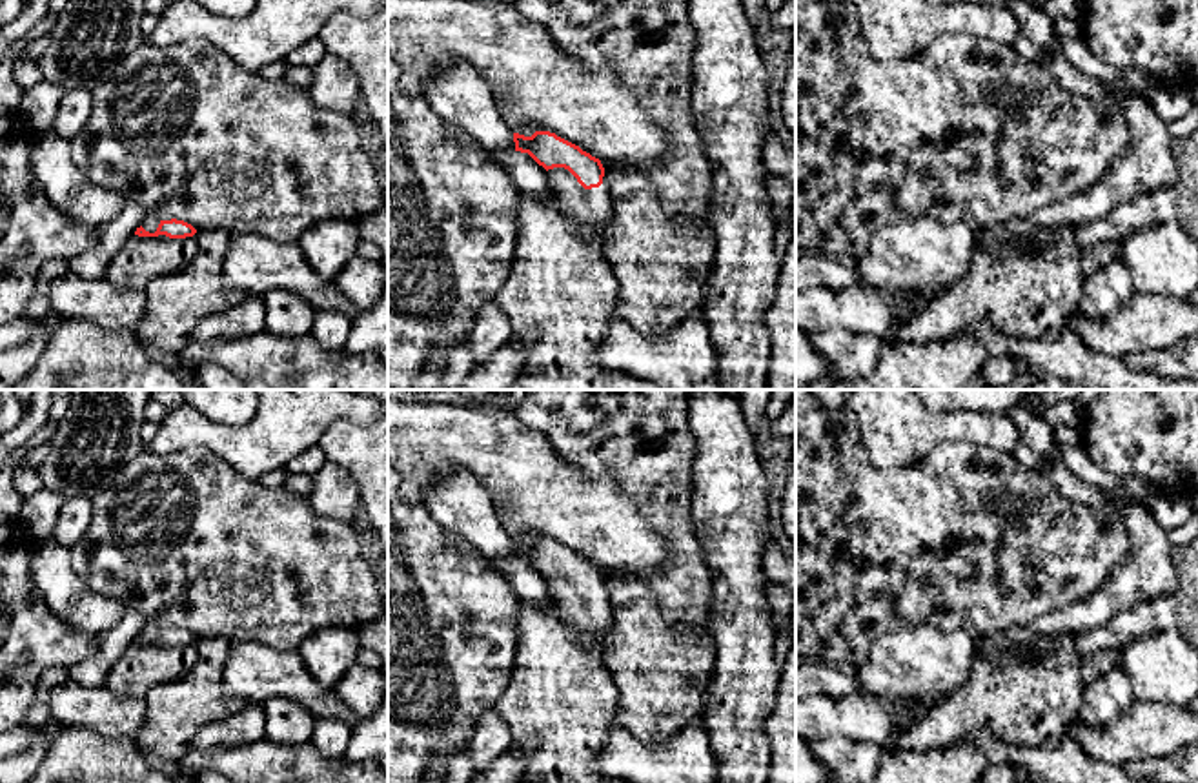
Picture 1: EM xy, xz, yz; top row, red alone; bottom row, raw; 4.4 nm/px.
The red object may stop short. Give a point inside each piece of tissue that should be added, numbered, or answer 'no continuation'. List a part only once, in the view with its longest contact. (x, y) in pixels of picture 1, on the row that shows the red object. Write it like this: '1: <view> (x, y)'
1: xz (592, 206)

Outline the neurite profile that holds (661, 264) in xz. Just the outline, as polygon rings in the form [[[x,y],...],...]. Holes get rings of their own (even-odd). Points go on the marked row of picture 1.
[[[614,160],[606,169],[612,217],[603,253],[617,280],[617,317],[645,335],[663,335],[690,317],[703,315],[703,300],[716,262],[716,233],[708,222],[672,219],[637,168]]]

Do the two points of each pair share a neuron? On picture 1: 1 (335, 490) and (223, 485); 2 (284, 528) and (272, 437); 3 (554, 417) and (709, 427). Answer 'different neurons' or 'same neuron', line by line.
1: different neurons
2: different neurons
3: different neurons

